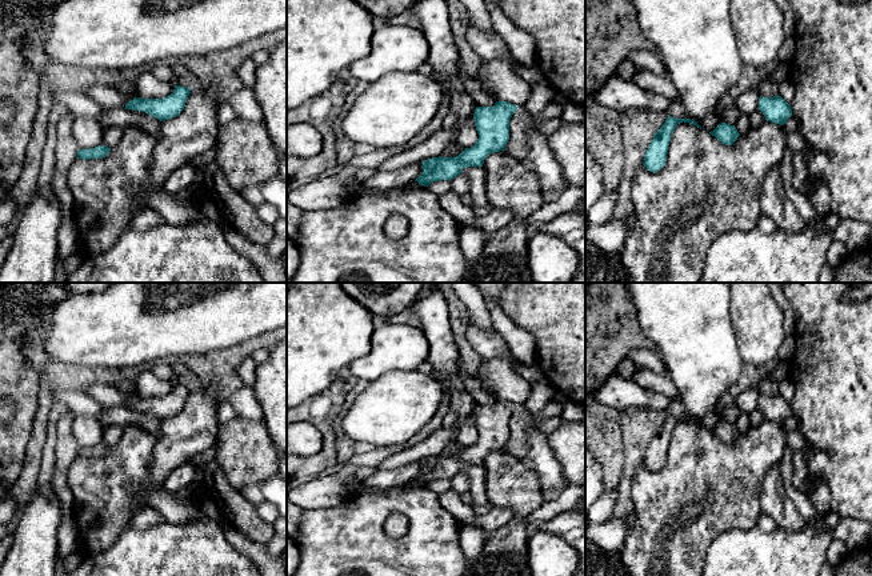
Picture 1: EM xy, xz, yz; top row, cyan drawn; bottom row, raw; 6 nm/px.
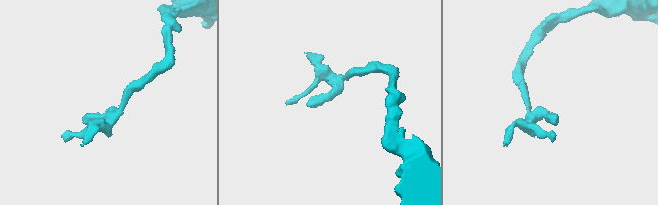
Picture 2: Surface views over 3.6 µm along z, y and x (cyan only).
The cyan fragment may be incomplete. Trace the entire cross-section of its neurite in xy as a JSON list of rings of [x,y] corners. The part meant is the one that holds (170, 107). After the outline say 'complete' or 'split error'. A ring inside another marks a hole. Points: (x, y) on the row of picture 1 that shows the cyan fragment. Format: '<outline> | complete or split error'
[[[175,85],[173,92],[164,99],[135,97],[125,104],[125,109],[141,111],[164,121],[181,113],[189,93],[191,88]]] | complete

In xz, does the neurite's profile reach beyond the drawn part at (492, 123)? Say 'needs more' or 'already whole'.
already whole

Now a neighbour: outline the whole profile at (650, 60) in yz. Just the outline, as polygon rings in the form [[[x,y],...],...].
[[[632,51],[628,60],[633,63],[637,68],[648,69],[656,75],[667,75],[665,68],[661,63],[661,56],[652,51]]]

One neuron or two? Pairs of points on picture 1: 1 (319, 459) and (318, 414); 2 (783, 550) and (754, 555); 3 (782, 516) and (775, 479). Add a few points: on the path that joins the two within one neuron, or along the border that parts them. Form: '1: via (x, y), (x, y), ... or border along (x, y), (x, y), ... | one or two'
1: via (328, 448), (328, 434), (324, 424) | one
2: via (776, 555), (760, 555) | one
3: via (779, 507), (775, 502), (775, 488) | one

